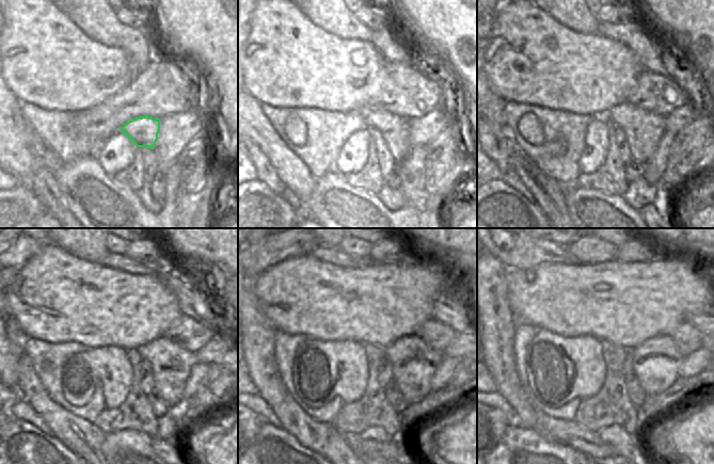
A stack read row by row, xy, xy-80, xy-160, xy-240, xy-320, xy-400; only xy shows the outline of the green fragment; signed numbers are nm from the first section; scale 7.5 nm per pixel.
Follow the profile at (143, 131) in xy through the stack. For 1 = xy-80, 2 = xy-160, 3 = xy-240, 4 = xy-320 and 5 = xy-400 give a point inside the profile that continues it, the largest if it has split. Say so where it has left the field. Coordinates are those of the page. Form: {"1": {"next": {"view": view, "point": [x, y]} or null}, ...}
{"1": {"next": {"view": "xy-80", "point": [393, 128]}}, "2": {"next": {"view": "xy-160", "point": [643, 129]}}, "3": {"next": {"view": "xy-240", "point": [171, 365]}}, "4": {"next": {"view": "xy-320", "point": [414, 363]}}, "5": {"next": {"view": "xy-400", "point": [656, 361]}}}

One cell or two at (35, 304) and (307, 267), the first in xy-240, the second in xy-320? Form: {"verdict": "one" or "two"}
{"verdict": "one"}

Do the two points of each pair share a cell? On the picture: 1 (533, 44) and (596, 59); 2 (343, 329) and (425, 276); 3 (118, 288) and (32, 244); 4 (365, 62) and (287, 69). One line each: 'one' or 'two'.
1: one
2: one
3: two
4: one

